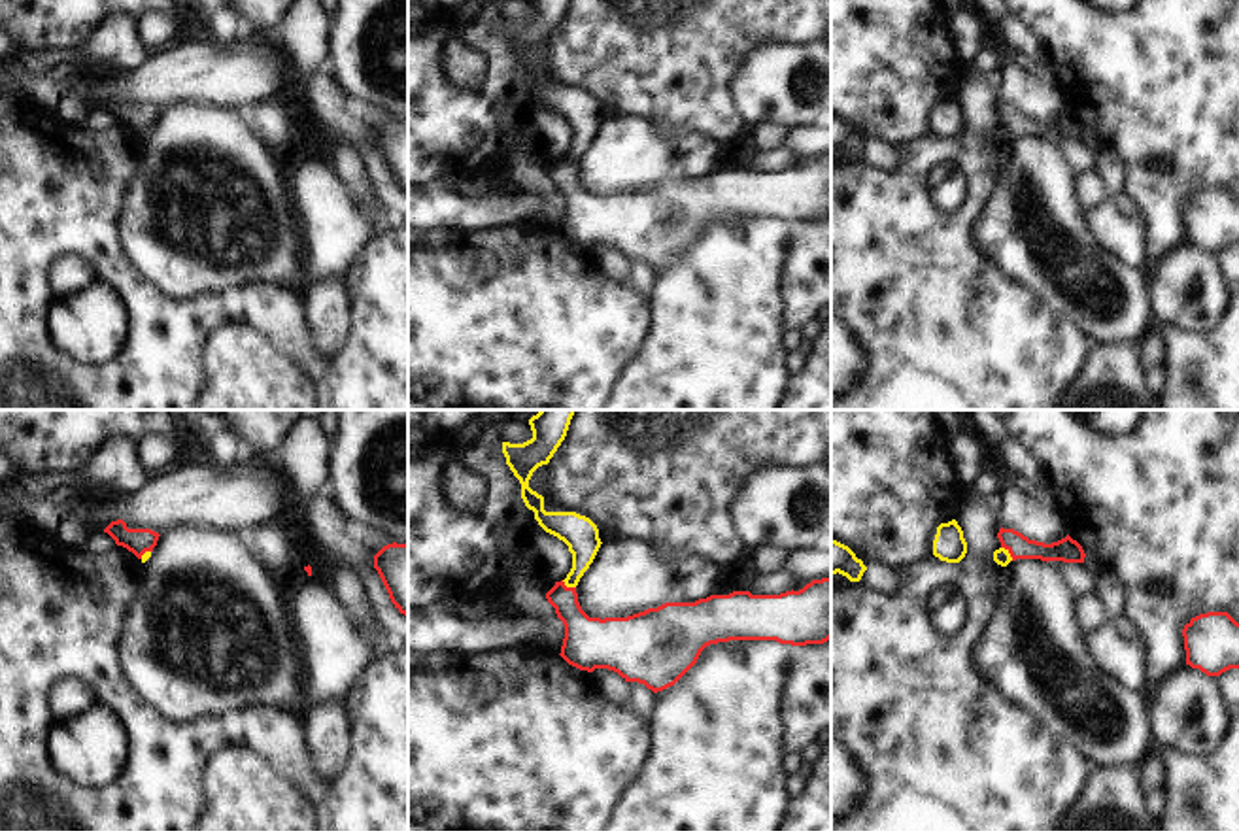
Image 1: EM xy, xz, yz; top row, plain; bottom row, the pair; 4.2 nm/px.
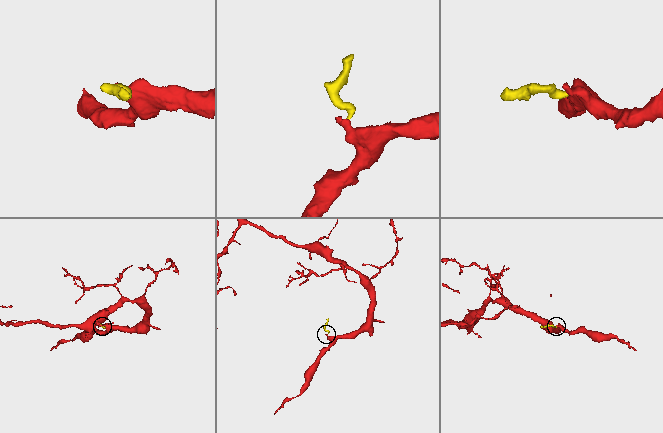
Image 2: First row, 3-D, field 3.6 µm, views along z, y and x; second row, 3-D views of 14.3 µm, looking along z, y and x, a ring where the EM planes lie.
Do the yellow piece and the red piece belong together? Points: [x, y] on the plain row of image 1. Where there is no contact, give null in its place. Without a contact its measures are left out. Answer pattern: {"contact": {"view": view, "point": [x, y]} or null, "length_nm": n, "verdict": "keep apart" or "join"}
{"contact": {"view": "yz", "point": [1009, 131]}, "length_nm": 80, "verdict": "keep apart"}

